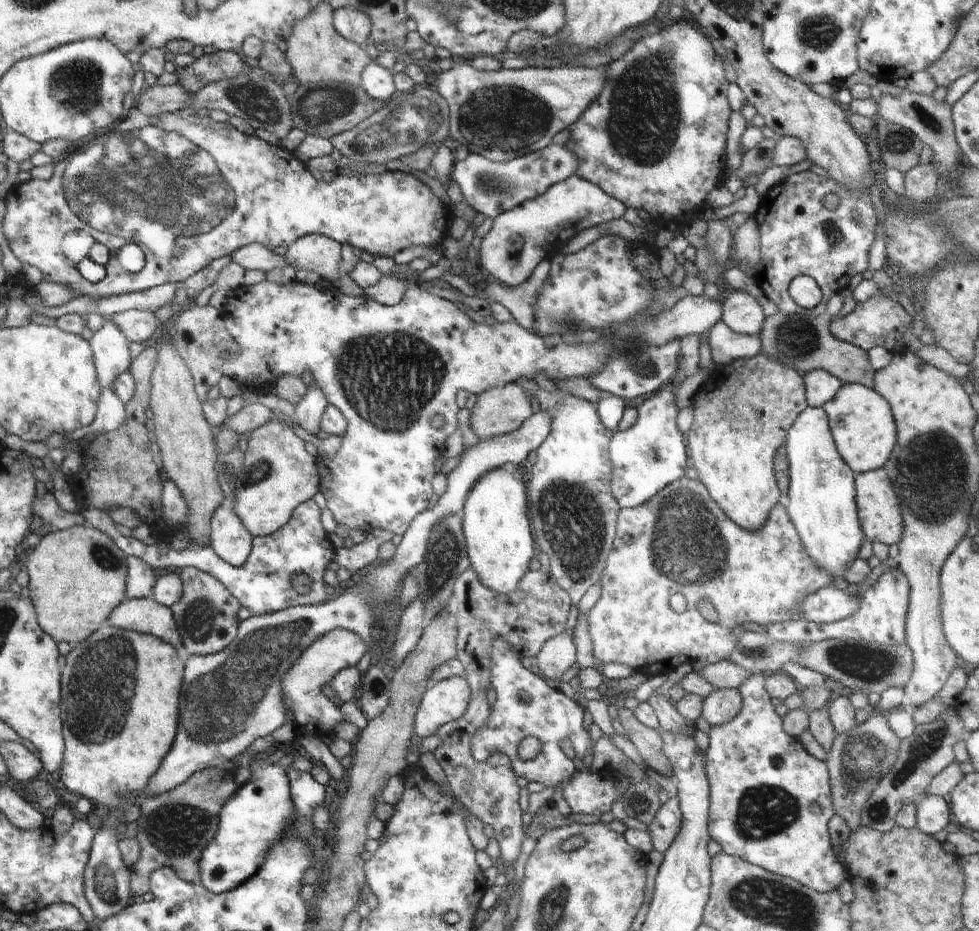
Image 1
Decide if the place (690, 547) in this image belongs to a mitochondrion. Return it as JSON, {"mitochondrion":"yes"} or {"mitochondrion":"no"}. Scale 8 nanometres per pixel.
{"mitochondrion":"yes"}

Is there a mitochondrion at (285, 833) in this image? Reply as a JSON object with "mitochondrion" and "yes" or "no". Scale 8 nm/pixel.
{"mitochondrion":"no"}

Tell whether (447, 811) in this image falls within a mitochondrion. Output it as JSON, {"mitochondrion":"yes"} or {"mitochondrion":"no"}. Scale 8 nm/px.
{"mitochondrion":"no"}

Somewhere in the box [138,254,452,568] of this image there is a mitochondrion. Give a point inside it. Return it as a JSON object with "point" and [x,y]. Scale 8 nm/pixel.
{"point":[388,378]}

